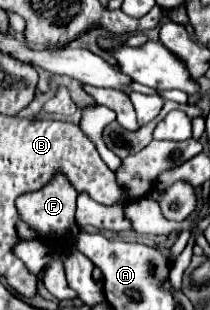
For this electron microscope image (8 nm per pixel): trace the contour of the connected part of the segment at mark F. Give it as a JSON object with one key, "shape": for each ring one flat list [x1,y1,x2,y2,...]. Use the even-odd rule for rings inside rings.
{"shape":[[58,172,46,186,42,186,40,190,28,192,18,196,16,200,16,208,18,214,22,216,22,220,26,224,30,224,32,228,38,230,38,234,46,236,46,238,66,238,74,232,78,232,78,226,74,224,74,212,76,212,76,190,70,184,70,180,66,180,62,176,62,172]]}

